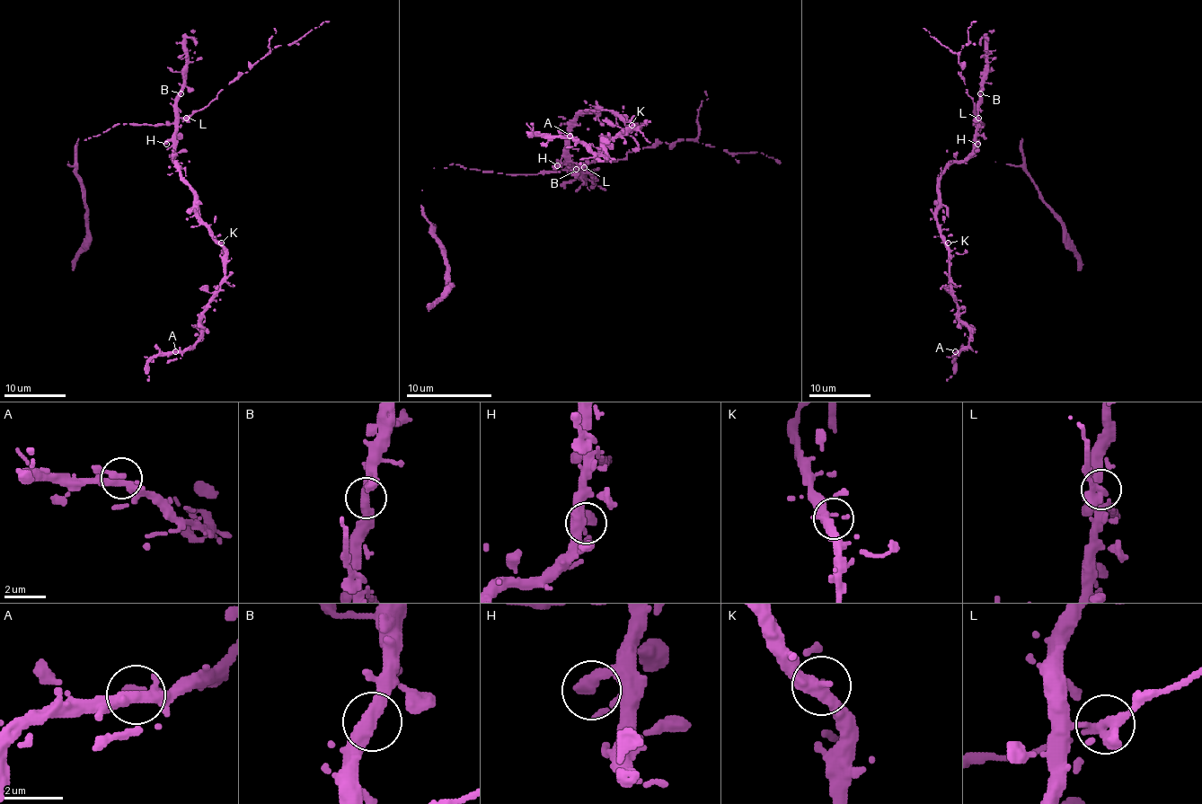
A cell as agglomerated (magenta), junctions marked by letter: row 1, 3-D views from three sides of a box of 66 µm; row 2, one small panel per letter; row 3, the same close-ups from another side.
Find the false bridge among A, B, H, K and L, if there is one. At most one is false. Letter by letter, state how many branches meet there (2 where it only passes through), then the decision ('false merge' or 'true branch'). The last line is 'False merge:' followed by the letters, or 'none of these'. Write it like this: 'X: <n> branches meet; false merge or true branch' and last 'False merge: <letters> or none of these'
A: 2 branches meet; true branch
B: 2 branches meet; true branch
H: 1 branches meet; true branch
K: 2 branches meet; true branch
L: 2 branches meet; true branch
False merge: none of these

